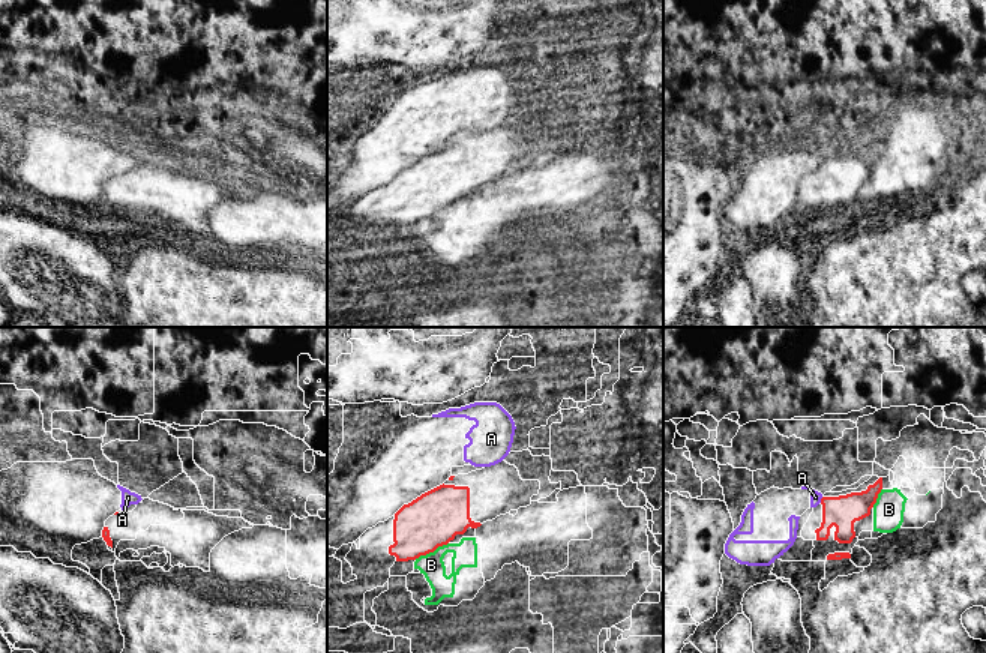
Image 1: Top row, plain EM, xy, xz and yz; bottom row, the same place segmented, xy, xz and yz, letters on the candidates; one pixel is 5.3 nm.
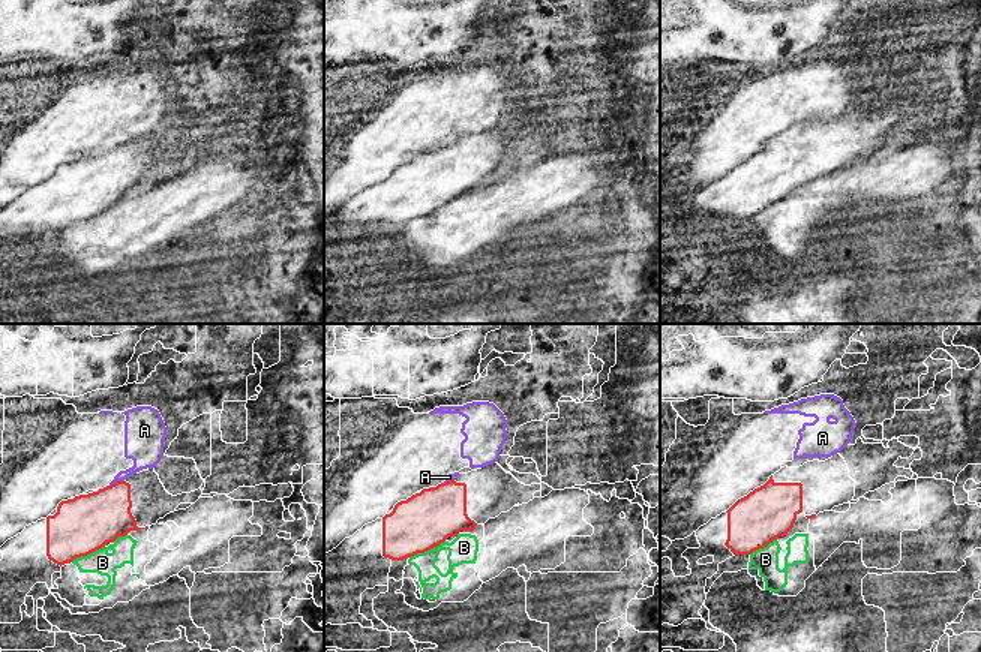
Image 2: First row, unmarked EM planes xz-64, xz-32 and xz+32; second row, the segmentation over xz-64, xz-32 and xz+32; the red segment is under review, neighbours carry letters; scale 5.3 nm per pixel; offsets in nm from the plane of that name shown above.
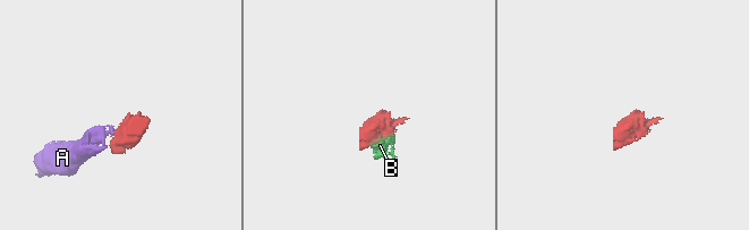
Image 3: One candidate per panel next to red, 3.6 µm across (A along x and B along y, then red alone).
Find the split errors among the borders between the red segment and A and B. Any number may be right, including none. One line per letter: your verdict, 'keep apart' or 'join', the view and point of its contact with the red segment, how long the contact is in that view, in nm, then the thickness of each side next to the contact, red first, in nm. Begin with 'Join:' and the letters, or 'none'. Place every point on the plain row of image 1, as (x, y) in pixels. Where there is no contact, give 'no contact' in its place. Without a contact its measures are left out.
Join: none
A: keep apart | yz (821, 164) | 40 nm | 170/60 nm
B: keep apart | xz (431, 215) | 200 nm | 300/130 nm

